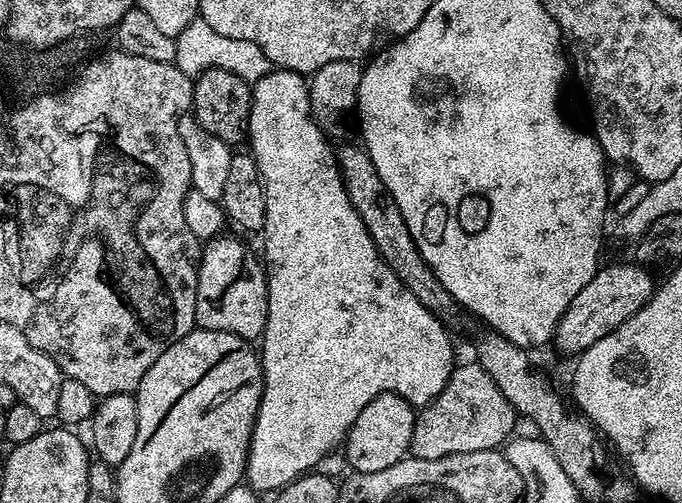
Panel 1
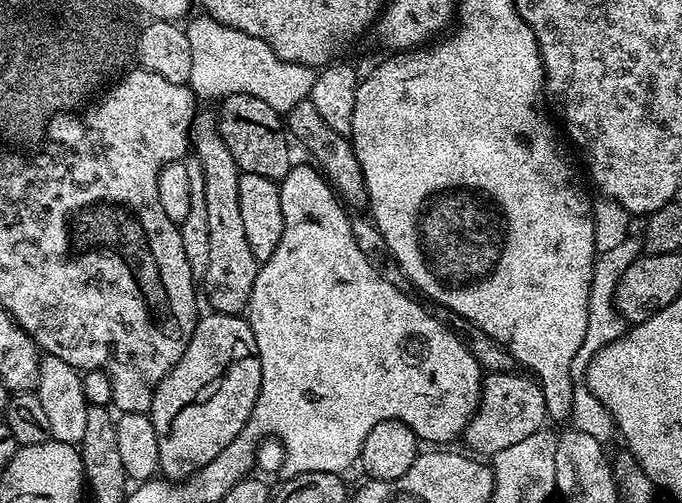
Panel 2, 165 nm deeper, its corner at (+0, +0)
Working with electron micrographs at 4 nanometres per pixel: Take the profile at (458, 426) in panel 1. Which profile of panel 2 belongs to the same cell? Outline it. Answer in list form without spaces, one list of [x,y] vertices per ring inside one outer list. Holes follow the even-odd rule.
[[[520,370],[489,372],[483,377],[480,404],[472,420],[464,427],[462,440],[473,448],[469,448],[473,453],[492,458],[496,452],[517,445],[530,434],[543,429],[547,420],[546,398],[540,389],[539,380]]]

